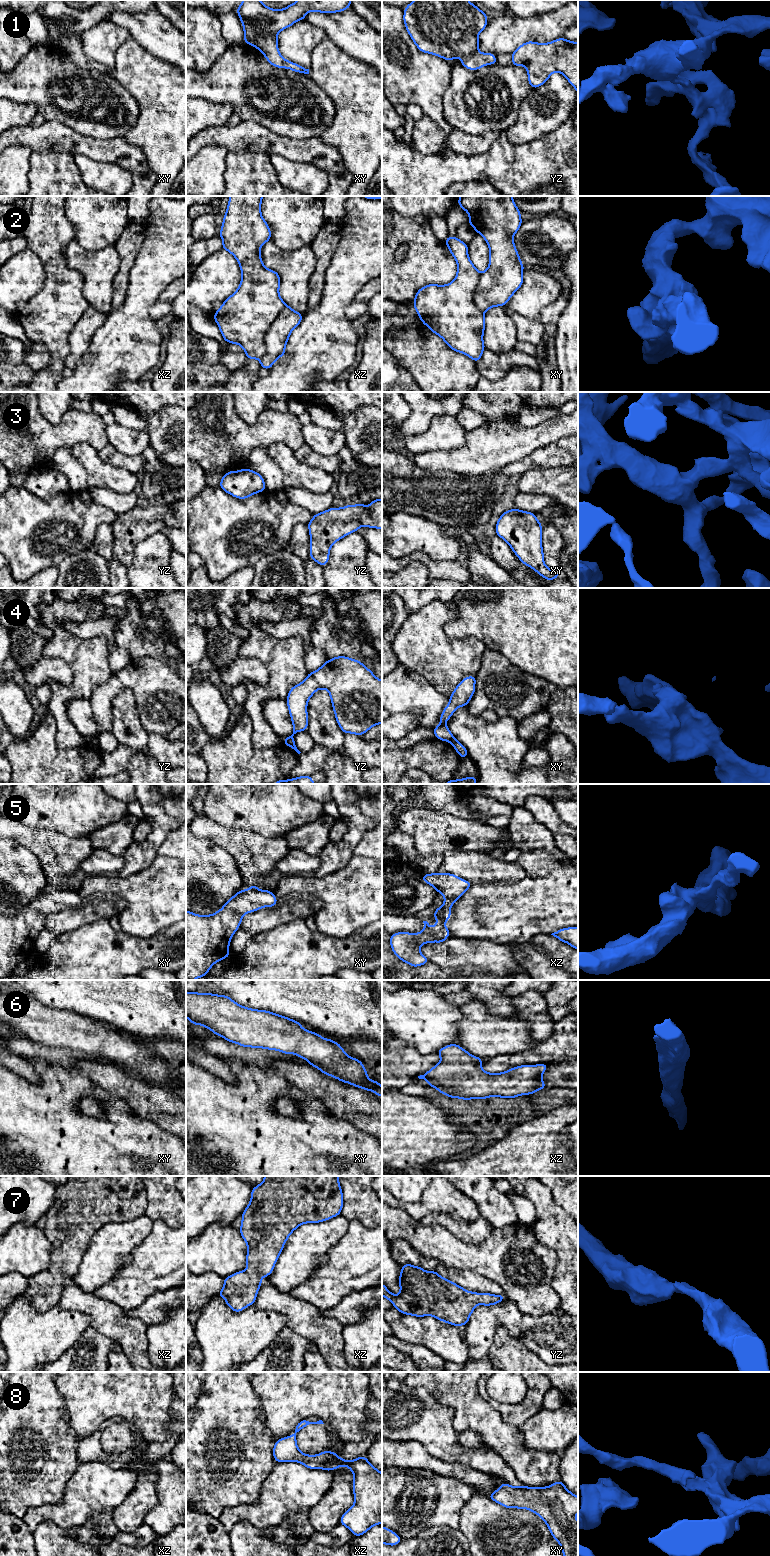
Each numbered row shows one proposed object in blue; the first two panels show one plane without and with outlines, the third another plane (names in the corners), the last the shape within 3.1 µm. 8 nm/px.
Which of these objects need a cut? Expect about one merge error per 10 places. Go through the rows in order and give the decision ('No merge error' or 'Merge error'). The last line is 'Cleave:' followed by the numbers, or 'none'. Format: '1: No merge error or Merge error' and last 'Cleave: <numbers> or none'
1: No merge error
2: No merge error
3: No merge error
4: Merge error
5: No merge error
6: No merge error
7: No merge error
8: No merge error
Cleave: 4

